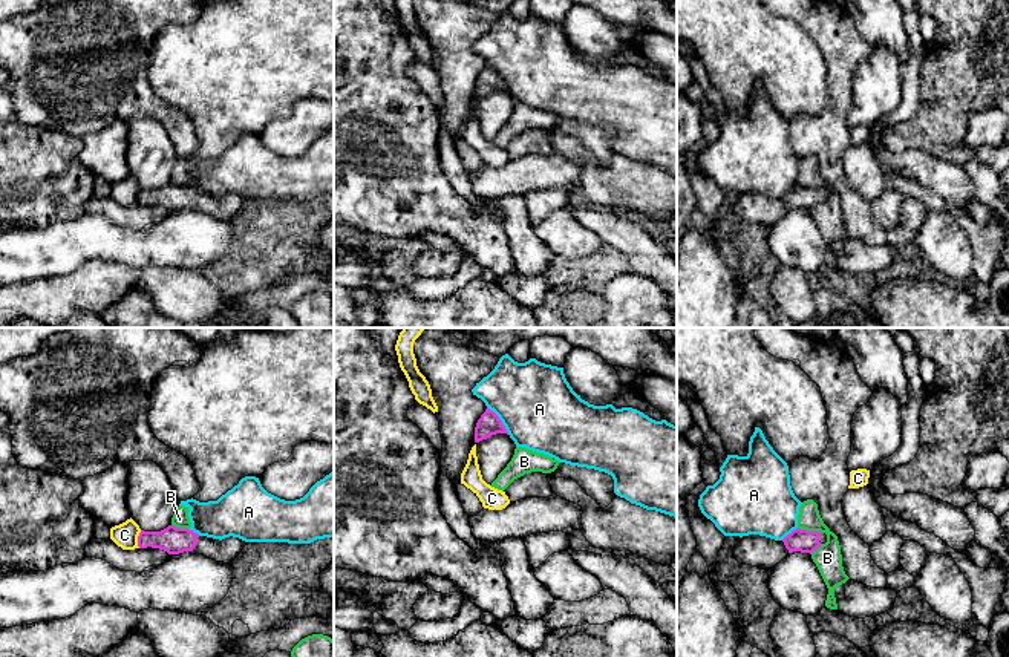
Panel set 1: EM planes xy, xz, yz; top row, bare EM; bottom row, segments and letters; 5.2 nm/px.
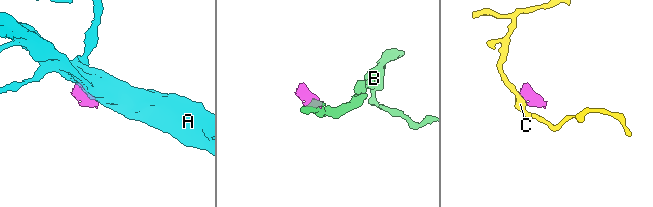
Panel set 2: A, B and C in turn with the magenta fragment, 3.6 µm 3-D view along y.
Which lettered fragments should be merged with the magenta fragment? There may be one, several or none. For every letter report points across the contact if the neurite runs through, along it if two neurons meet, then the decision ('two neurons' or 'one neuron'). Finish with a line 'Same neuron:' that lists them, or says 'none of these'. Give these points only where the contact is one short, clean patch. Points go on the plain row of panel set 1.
A: along xz (487, 63), (509, 91) | two neurons
B: along yz (798, 184), (821, 189) | two neurons
C: along xy (141, 187), (138, 204) | two neurons
Same neuron: none of these

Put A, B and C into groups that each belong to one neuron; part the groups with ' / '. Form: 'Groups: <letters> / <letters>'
Groups: A / B / C

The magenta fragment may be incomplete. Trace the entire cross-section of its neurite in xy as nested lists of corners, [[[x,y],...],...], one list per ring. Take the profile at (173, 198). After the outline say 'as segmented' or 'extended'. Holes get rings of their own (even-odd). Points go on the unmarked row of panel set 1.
[[[168,182],[161,188],[141,187],[138,193],[139,205],[159,205],[168,211],[196,208],[224,221],[233,219],[242,210],[245,202],[247,199],[239,194],[230,193],[219,198],[207,193],[199,193],[188,185],[176,185],[175,182]]]; extended

